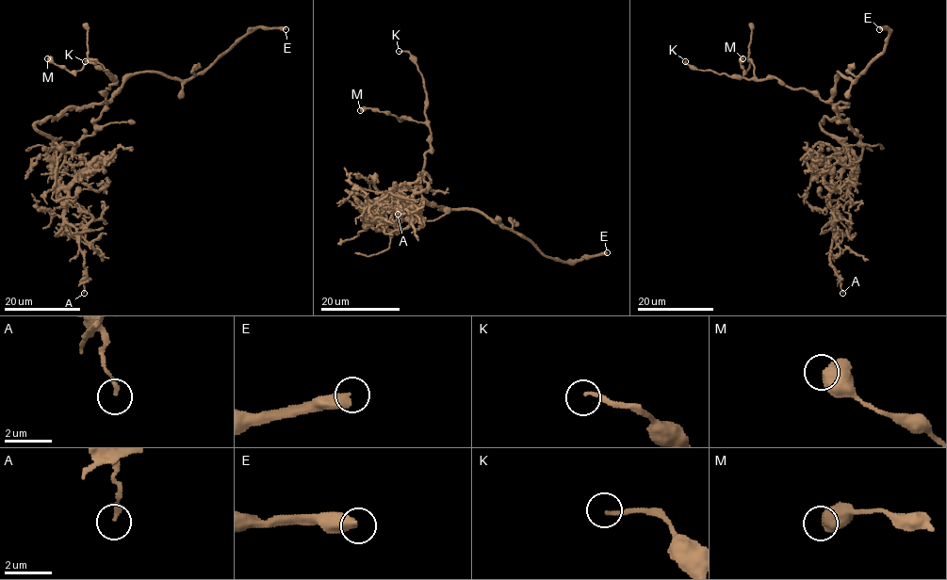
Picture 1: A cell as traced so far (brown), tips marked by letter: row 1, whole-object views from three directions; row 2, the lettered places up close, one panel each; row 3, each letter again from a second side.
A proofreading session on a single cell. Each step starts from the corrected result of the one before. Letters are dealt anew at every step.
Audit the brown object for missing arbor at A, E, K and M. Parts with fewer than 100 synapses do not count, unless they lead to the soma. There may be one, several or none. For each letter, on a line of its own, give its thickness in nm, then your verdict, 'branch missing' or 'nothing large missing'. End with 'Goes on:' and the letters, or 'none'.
A: calibre 170 nm; nothing large missing
E: calibre 500 nm; branch missing
K: calibre 140 nm; nothing large missing
M: calibre 650 nm; nothing large missing
Goes on: E

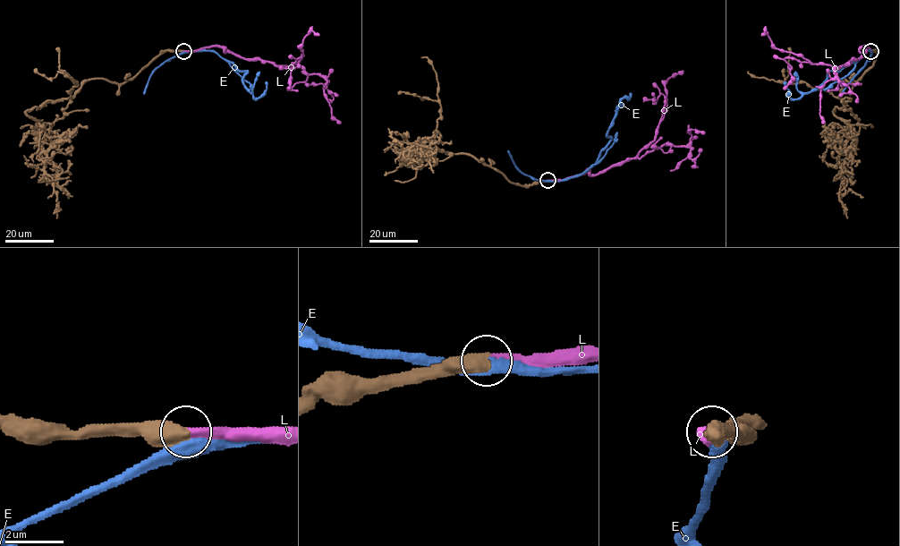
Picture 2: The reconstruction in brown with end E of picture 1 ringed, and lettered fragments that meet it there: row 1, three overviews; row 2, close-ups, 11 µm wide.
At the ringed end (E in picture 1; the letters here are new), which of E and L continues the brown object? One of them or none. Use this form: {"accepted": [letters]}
{"accepted": ["L"]}

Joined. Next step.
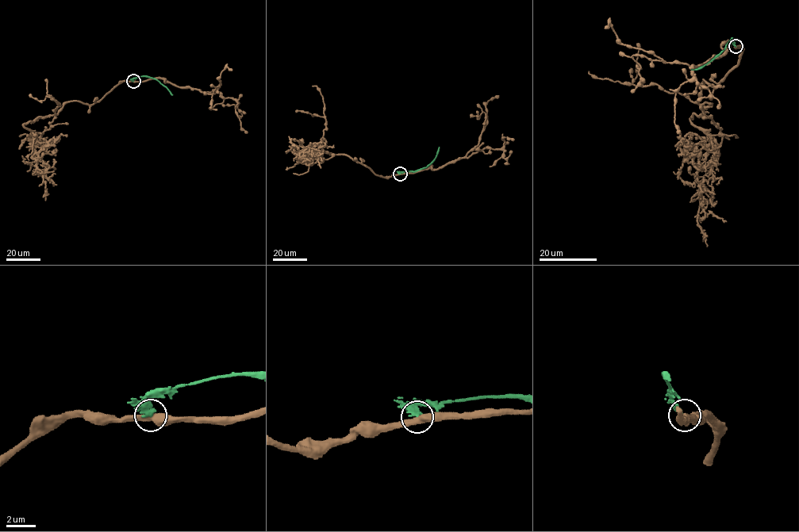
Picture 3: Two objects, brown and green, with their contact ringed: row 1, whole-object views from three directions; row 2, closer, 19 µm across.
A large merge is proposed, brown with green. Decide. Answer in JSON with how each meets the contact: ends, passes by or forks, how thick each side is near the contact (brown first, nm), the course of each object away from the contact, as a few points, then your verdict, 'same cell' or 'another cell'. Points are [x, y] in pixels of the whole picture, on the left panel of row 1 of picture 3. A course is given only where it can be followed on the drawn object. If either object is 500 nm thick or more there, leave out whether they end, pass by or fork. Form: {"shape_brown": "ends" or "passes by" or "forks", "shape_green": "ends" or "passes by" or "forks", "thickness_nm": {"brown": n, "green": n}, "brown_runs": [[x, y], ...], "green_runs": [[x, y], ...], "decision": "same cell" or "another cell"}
{"shape_brown": "passes by", "shape_green": "ends", "thickness_nm": {"brown": 460, "green": 280}, "brown_runs": [[133, 81], [121, 82], [92, 105], [69, 101], [50, 123], [33, 149], [36, 170], [45, 185], [45, 200]], "green_runs": [[133, 81], [148, 76], [156, 79], [172, 95]], "decision": "another cell"}

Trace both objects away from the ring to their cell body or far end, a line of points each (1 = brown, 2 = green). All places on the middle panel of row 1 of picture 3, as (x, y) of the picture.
1: (400, 174), (380, 177), (347, 156), (323, 151), (310, 164), (300, 162), (304, 151), (312, 151), (312, 156)
2: (400, 174), (426, 167), (434, 159), (439, 147)

